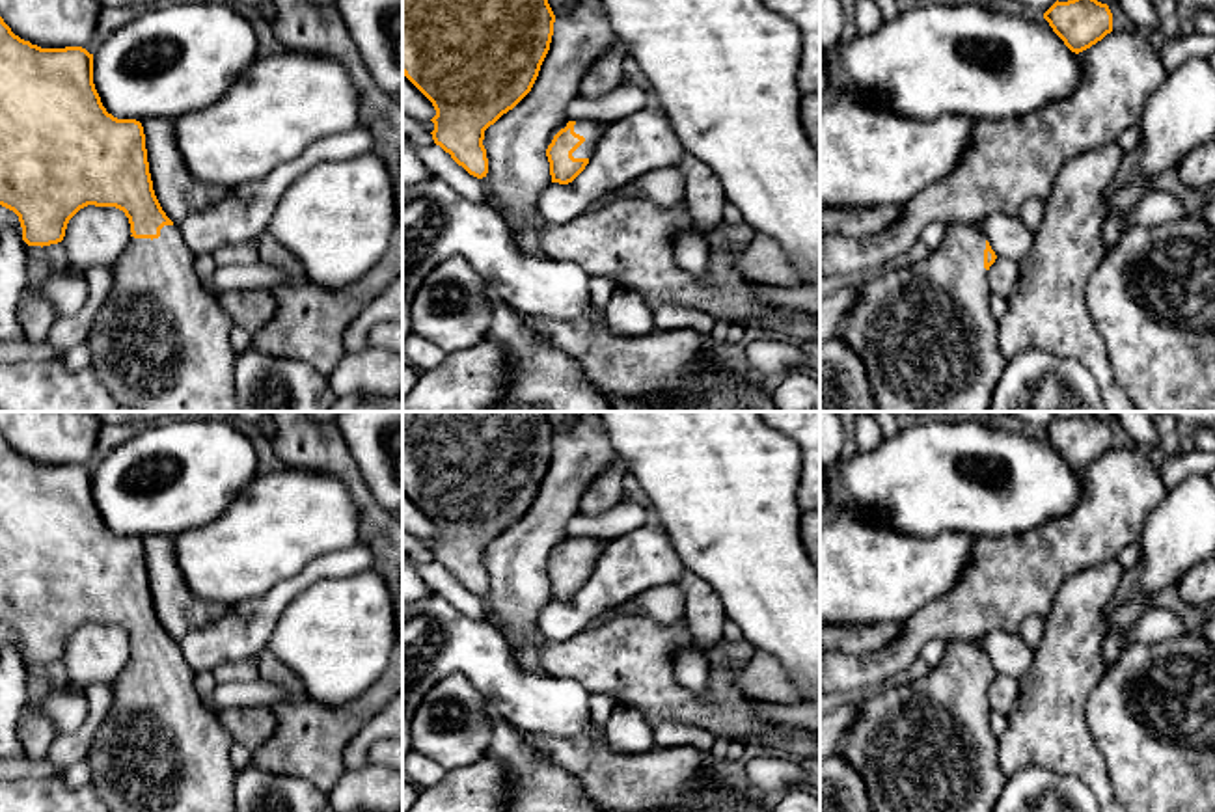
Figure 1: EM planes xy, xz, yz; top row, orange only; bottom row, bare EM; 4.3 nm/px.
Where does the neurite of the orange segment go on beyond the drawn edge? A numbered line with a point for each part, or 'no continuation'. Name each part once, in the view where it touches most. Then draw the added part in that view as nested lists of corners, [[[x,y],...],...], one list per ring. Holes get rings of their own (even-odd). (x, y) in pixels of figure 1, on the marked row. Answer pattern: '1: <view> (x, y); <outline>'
1: xz (591, 131); [[[578,119],[574,125],[574,132],[583,136],[585,142],[572,153],[574,158],[593,158],[596,145],[604,136],[604,129],[598,121],[593,119]]]

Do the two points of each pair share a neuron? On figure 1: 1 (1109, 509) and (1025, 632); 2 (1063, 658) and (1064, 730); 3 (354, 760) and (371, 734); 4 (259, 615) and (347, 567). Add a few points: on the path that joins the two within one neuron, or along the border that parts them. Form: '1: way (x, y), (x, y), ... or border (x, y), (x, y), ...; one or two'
1: border (1044, 617), (1029, 617), (1016, 632); two
2: way (1063, 676), (1063, 712); one
3: way (354, 755), (366, 740); one
4: way (282, 595), (325, 567); one

